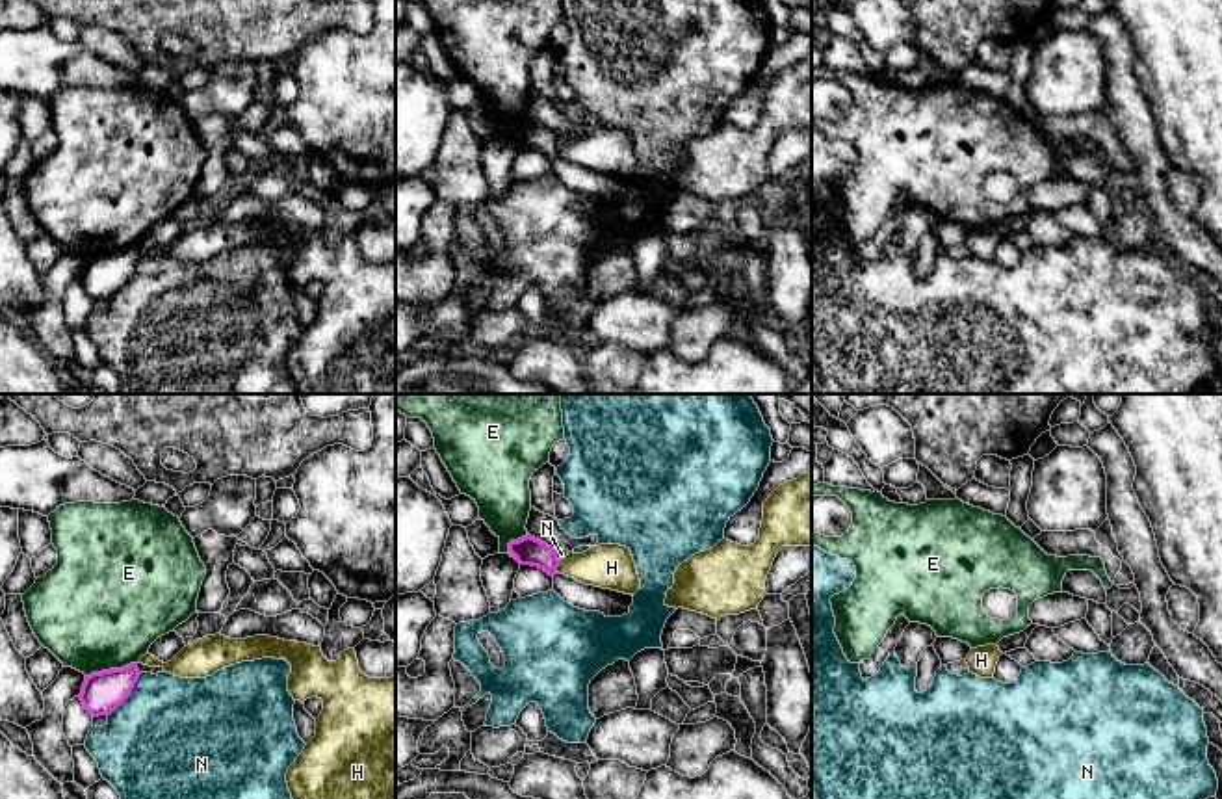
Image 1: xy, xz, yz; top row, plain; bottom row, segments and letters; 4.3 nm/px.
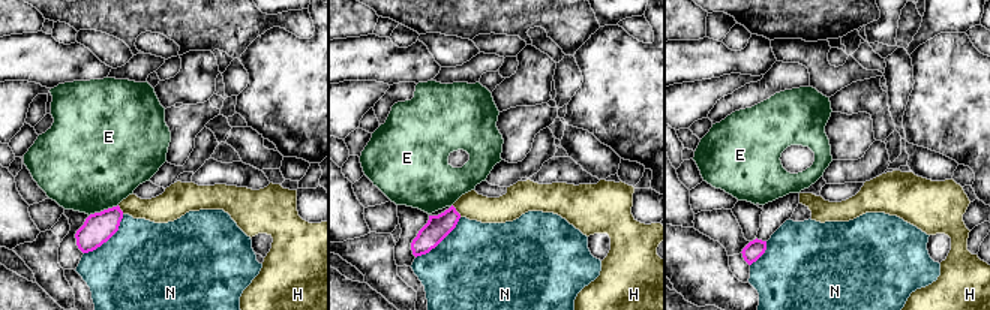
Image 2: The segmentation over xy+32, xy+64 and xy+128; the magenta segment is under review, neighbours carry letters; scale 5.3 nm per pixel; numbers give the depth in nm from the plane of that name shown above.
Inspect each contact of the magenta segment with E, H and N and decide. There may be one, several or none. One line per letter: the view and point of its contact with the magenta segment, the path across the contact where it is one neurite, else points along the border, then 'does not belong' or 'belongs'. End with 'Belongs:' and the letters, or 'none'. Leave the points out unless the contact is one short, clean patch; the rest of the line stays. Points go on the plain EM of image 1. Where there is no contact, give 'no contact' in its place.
E: meets magenta in xy at (110, 253); does not belong
H: meets magenta in xz at (558, 149); border along xz (559, 145), (556, 155); does not belong
N: meets magenta in xy at (129, 279); border along xy (142, 257), (132, 275), (108, 300); does not belong
Belongs: none

